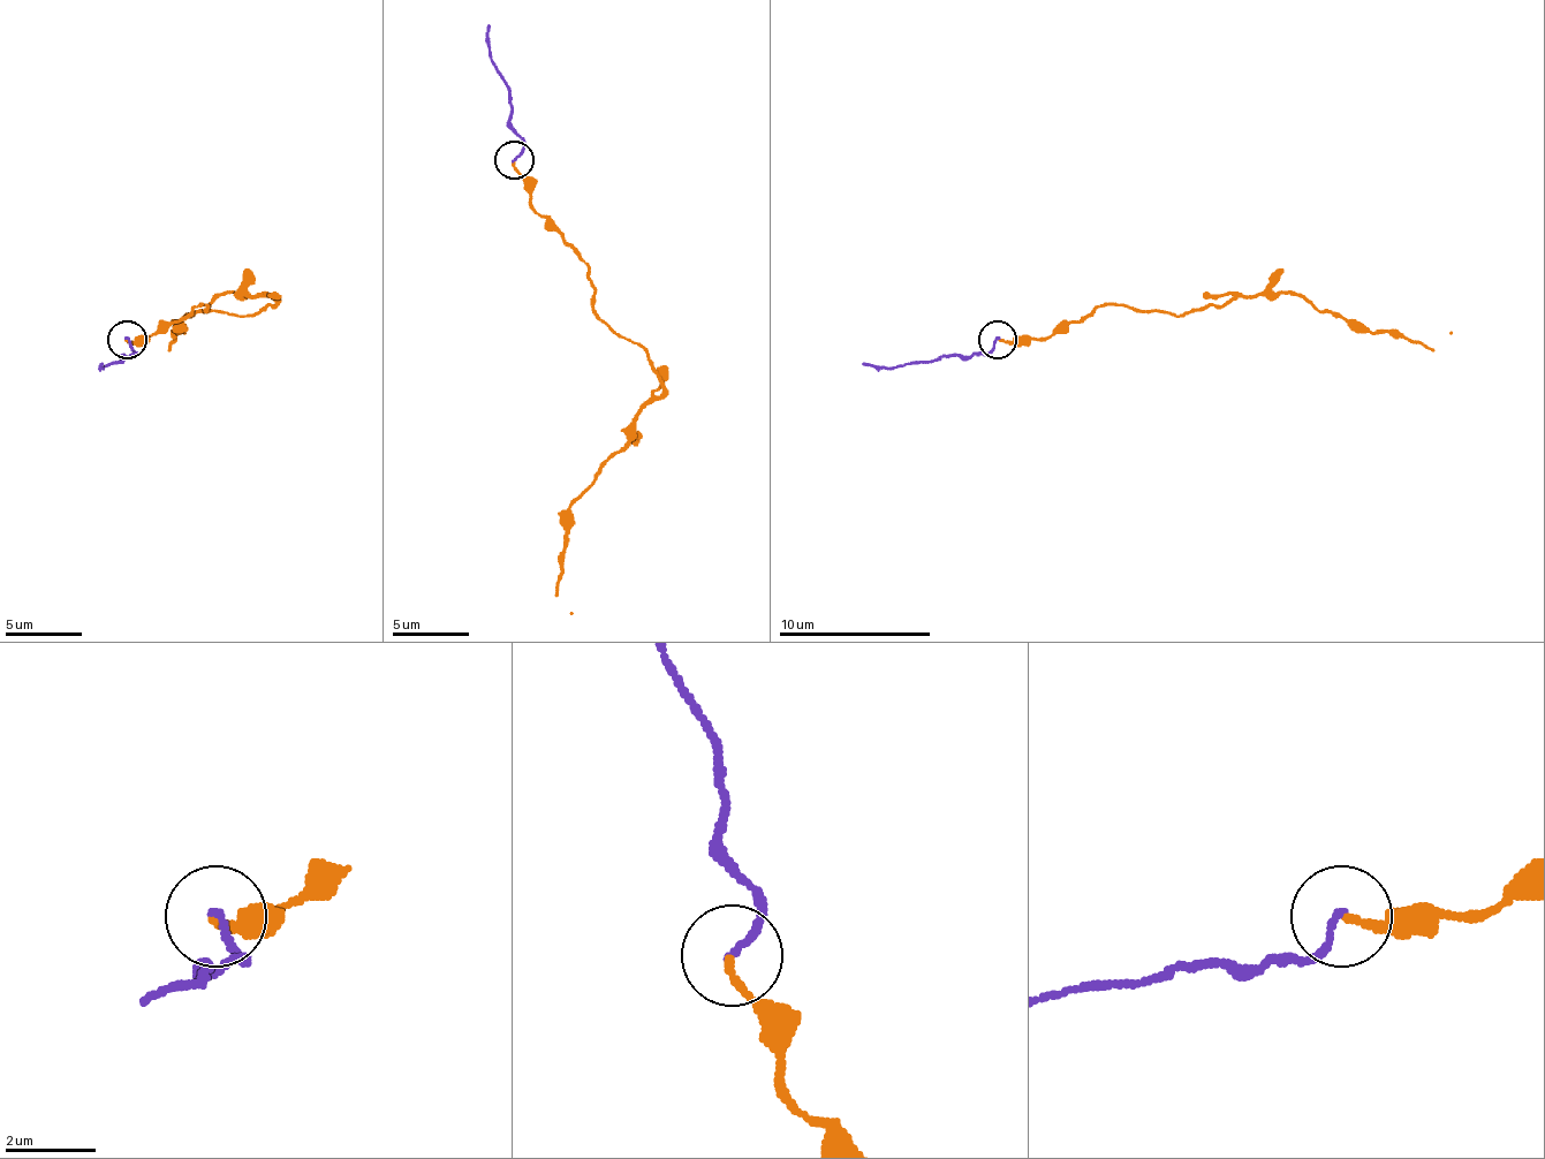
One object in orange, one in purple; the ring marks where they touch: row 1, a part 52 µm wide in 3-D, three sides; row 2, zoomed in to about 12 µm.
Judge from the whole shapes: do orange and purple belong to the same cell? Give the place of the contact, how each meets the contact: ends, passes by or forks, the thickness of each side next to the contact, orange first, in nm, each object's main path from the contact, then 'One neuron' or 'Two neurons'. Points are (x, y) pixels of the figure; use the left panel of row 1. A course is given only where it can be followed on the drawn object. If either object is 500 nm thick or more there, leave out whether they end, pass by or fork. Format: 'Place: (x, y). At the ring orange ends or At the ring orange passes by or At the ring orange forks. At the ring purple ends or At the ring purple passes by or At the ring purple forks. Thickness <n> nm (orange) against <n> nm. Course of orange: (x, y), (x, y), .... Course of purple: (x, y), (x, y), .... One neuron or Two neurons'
Place: (127, 339). At the ring orange ends. At the ring purple ends. Thickness 180 nm (orange) against 140 nm. Course of orange: (128, 340), (146, 340), (201, 305), (254, 317), (272, 298), (222, 294), (184, 320), (169, 347), (184, 332). Course of purple: (128, 340), (135, 351), (105, 366), (101, 363). One neuron

